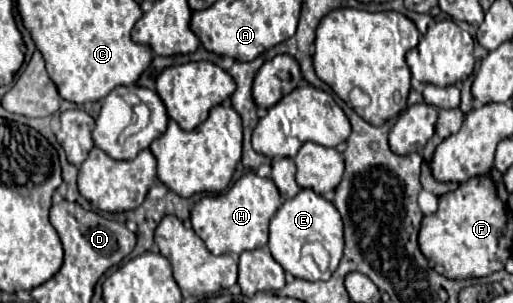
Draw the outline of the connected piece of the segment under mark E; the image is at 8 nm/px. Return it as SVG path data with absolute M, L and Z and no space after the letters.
M301 189L299 195L295 195L293 199L287 199L279 211L275 213L275 217L271 219L271 229L269 229L269 249L271 255L275 257L275 261L289 271L293 277L301 277L307 281L319 281L321 279L321 271L317 265L301 265L301 247L309 241L319 241L325 245L325 249L331 255L331 263L327 267L325 275L331 275L341 257L343 257L343 221L339 211L335 211L335 205L331 201L327 201L325 197L317 195L311 189Z

